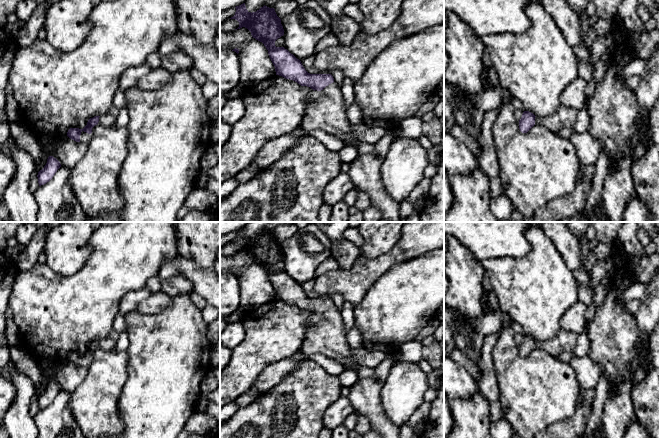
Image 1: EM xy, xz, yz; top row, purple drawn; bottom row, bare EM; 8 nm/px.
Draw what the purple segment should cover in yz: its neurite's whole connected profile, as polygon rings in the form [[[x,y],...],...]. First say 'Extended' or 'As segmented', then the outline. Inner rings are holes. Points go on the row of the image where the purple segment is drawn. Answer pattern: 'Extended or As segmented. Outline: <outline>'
Extended. Outline: [[[561,105],[558,110],[549,116],[535,116],[529,111],[524,111],[519,120],[519,129],[527,133],[535,124],[542,125],[556,133],[564,128],[573,128],[577,121],[578,110]]]

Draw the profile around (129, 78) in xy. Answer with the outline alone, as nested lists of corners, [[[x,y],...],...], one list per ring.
[[[146,62],[140,66],[129,67],[124,71],[118,81],[118,88],[121,90],[128,90],[138,83],[138,81],[151,71],[151,67]]]

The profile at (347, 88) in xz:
[[[345,78],[340,90],[344,100],[344,105],[348,108],[354,102],[354,83],[348,78]]]

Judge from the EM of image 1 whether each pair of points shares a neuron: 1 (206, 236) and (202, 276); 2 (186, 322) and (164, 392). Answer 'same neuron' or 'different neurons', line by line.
1: different neurons
2: same neuron

